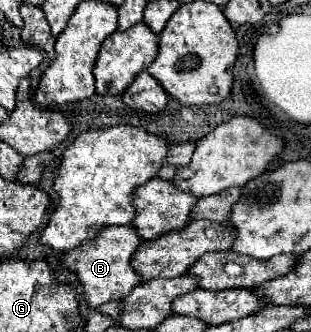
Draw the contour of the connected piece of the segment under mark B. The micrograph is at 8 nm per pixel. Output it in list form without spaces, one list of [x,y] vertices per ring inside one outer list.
[[[115,225],[115,227],[105,227],[95,237],[95,241],[93,239],[85,241],[77,249],[65,253],[63,263],[79,275],[79,281],[85,291],[85,299],[91,307],[99,307],[107,301],[121,301],[133,291],[133,285],[143,283],[143,277],[139,277],[139,273],[133,271],[131,267],[131,257],[141,247],[141,243],[143,239],[137,235],[135,227]]]

